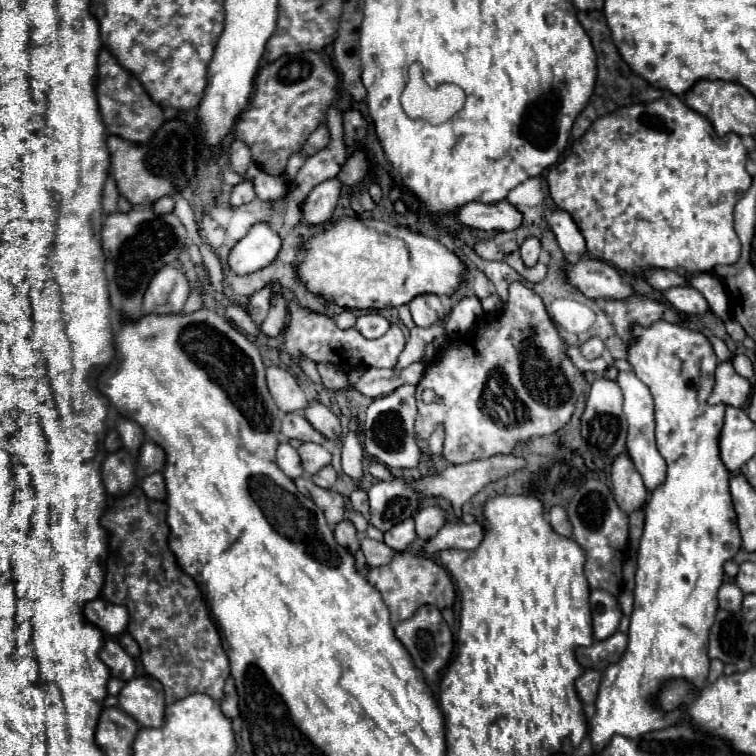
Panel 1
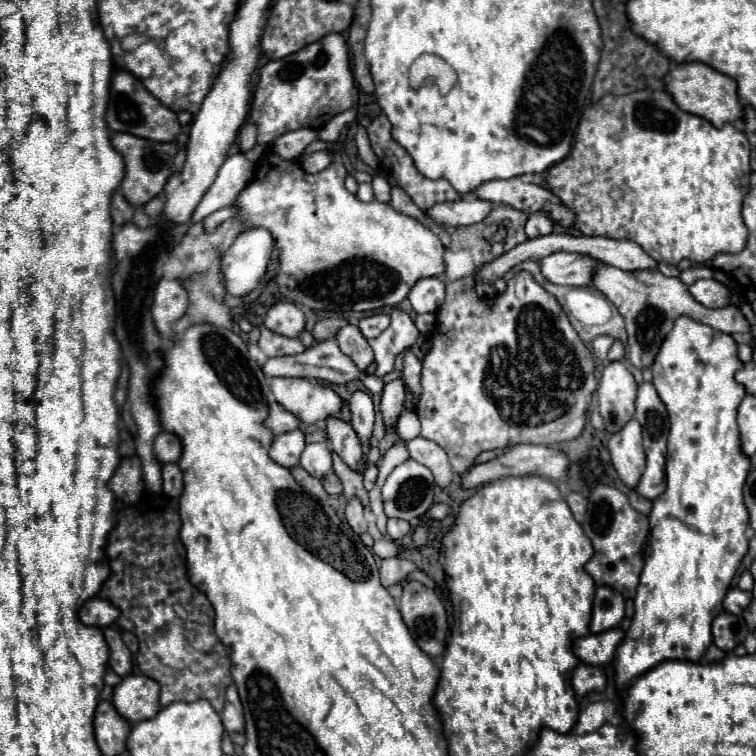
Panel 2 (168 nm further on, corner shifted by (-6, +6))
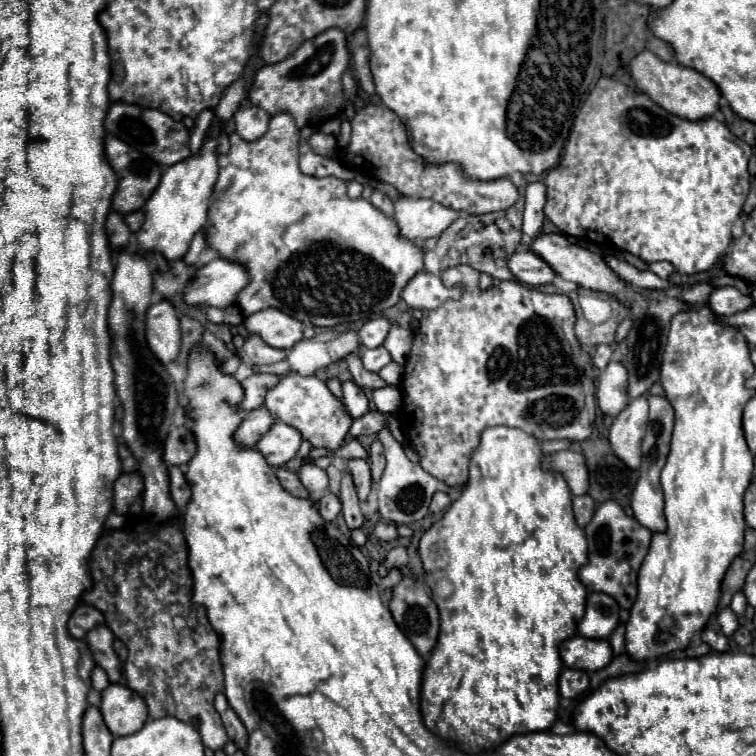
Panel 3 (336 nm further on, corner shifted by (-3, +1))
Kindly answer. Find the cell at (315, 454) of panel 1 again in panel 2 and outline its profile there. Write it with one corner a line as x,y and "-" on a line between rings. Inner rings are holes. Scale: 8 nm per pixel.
325,441
319,443
311,443
305,447
299,465
313,477
321,479
323,475
327,475
331,471
331,451
327,447

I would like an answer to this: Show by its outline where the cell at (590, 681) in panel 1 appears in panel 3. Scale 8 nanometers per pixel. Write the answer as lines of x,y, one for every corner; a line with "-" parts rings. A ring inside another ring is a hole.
562,668
558,678
558,692
562,698
576,698
590,686
590,678
584,670

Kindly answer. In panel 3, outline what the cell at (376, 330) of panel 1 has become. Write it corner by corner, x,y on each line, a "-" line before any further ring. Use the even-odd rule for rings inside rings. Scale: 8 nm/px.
376,318
376,320
366,322
360,328
358,336
360,336
360,342
364,348
376,348
386,340
388,330
390,330
390,322
386,318

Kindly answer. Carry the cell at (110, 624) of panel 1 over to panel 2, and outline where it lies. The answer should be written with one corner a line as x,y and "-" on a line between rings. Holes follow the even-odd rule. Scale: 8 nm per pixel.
93,597
89,599
81,611
79,617
85,625
97,625
97,627
107,627
113,621
117,621
119,617
119,609
115,609
115,605
111,605
111,601
101,599
101,597

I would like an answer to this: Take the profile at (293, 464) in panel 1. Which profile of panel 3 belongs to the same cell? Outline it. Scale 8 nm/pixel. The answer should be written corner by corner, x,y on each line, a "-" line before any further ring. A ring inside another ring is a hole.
276,420
270,430
260,436
260,440
256,442
256,450
266,458
266,462
270,466
282,466
288,460
292,460
300,448
302,436
296,428

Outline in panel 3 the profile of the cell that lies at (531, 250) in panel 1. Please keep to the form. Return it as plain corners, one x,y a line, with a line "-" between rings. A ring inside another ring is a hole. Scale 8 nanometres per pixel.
530,182
524,194
524,226
522,226
522,232
528,238
536,238
542,232
544,202
546,202
544,182

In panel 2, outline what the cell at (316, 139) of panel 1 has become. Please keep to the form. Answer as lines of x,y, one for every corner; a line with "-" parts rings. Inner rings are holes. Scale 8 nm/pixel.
297,129
291,133
283,133
283,137
277,137
273,143
273,151
283,159
299,159
303,149
315,139
319,139
315,129

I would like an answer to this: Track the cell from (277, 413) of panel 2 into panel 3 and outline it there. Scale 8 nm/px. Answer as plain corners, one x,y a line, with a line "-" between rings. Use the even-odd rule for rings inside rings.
266,408
250,410
248,414
240,414
240,418
242,424
234,432
234,440
240,448
254,448
258,438
274,424
274,418

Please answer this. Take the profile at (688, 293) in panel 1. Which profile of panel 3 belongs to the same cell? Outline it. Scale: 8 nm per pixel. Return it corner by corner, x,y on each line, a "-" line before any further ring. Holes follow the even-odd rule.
722,286
722,288
714,288
714,292
710,294
706,304
720,316
732,316
736,312
744,312
744,310
752,308
754,300
752,300
752,296
742,294
734,286

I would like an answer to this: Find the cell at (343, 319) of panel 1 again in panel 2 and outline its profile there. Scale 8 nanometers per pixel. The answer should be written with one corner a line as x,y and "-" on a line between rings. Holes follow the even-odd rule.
349,323
349,325
341,327
335,339
337,339
341,351
347,357
351,357
361,371
365,371
367,365
373,361
373,349
369,347
367,339
363,337
363,333
355,325

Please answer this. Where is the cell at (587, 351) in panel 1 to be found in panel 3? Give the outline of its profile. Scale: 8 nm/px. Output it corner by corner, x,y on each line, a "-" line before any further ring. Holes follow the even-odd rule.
600,344
598,348
596,348
596,352
594,352
594,366
596,368
606,368
606,364
610,362
610,354
612,354
612,346
608,346
608,344

